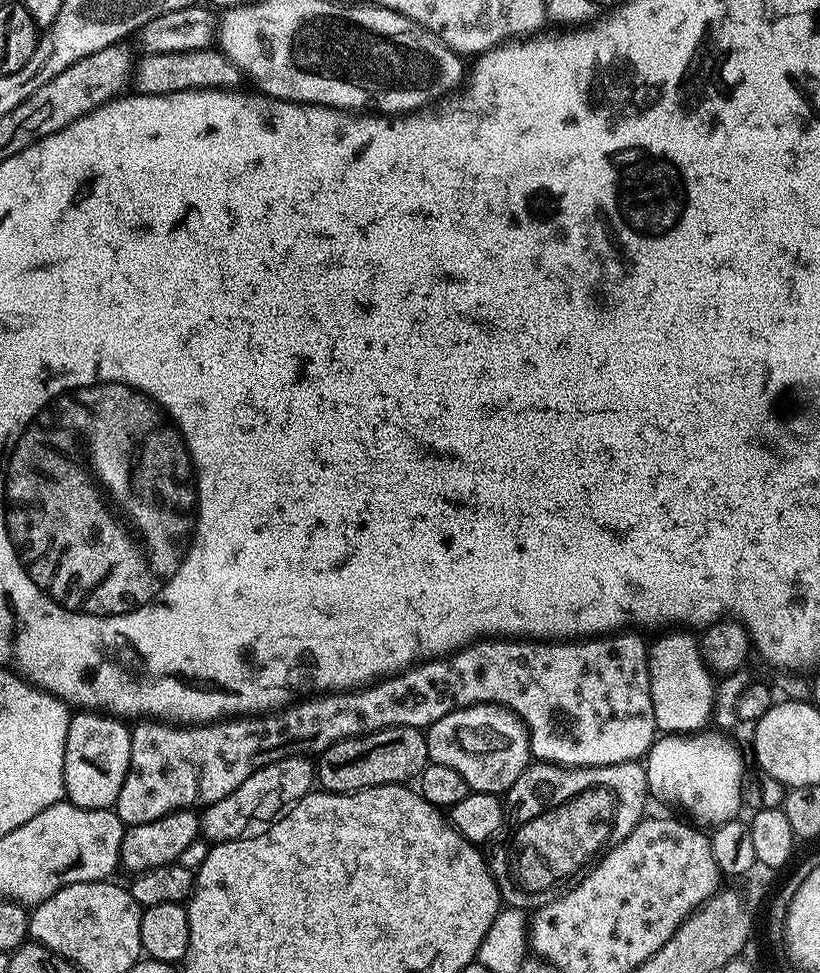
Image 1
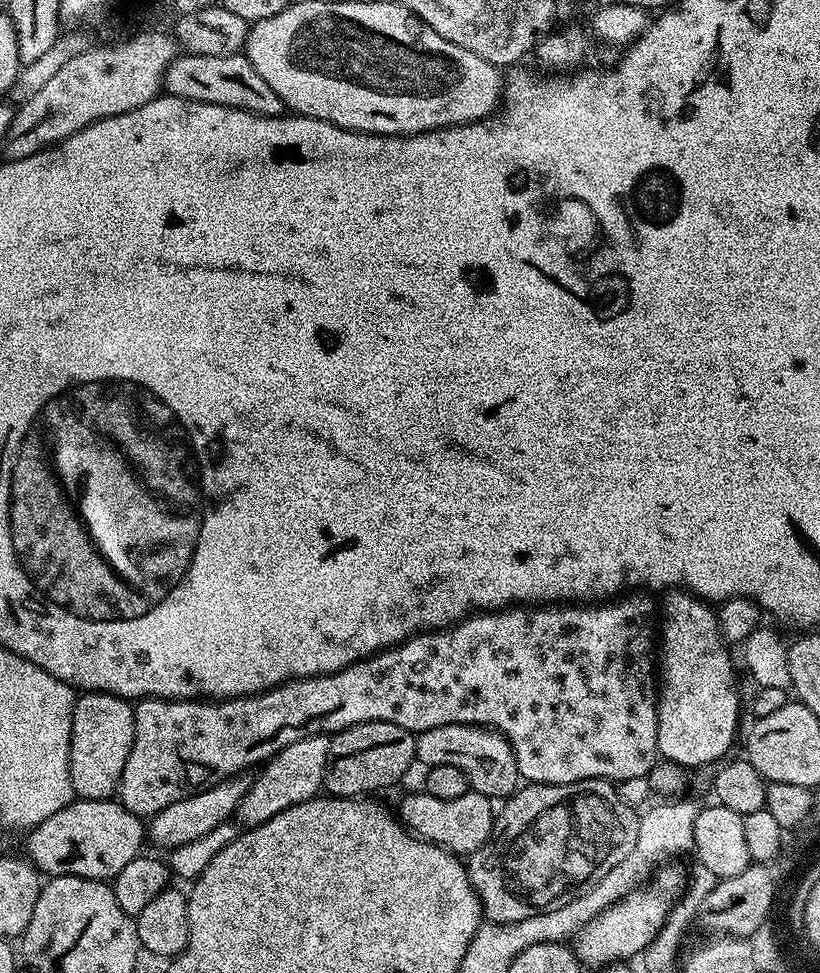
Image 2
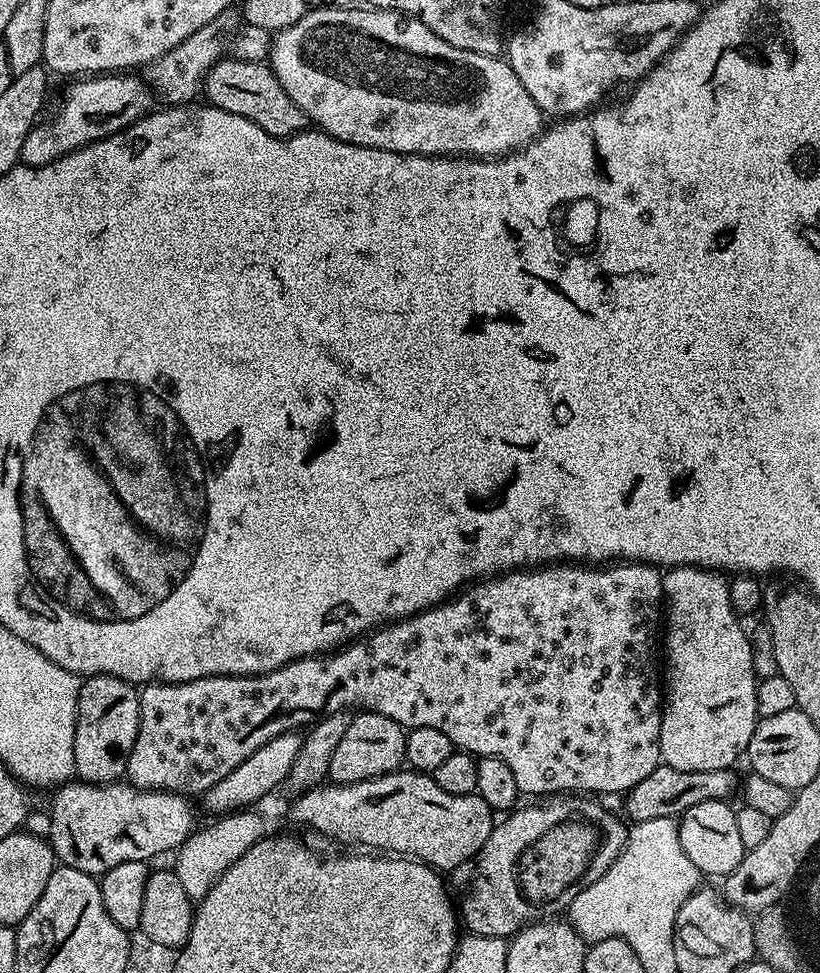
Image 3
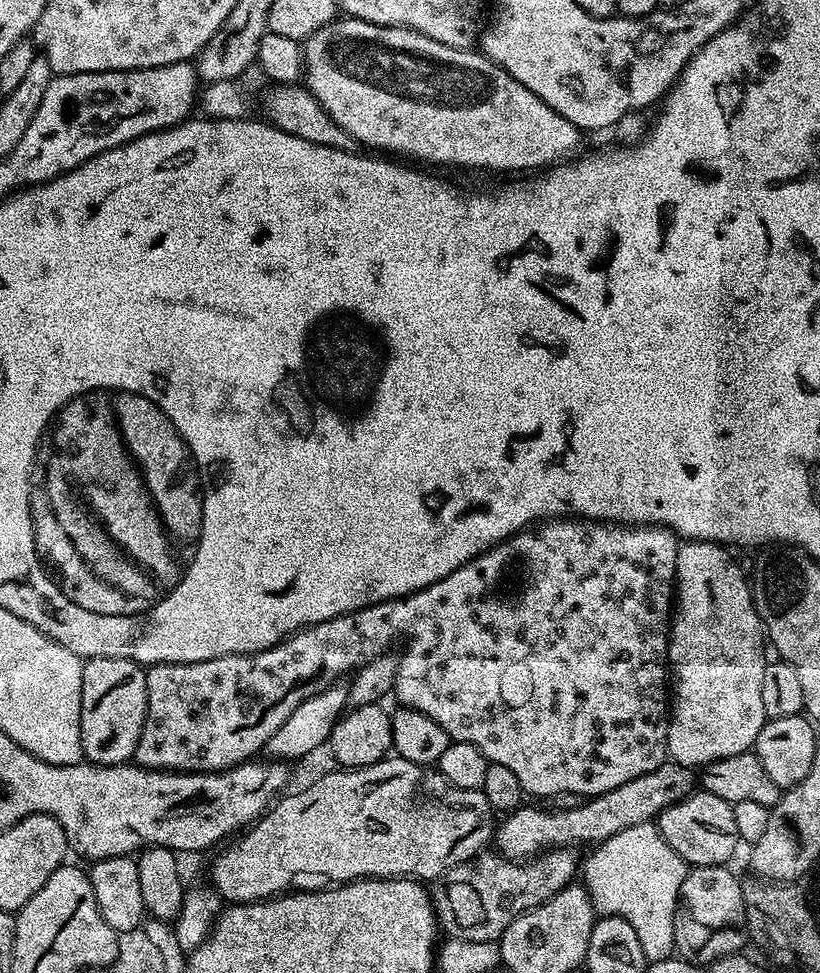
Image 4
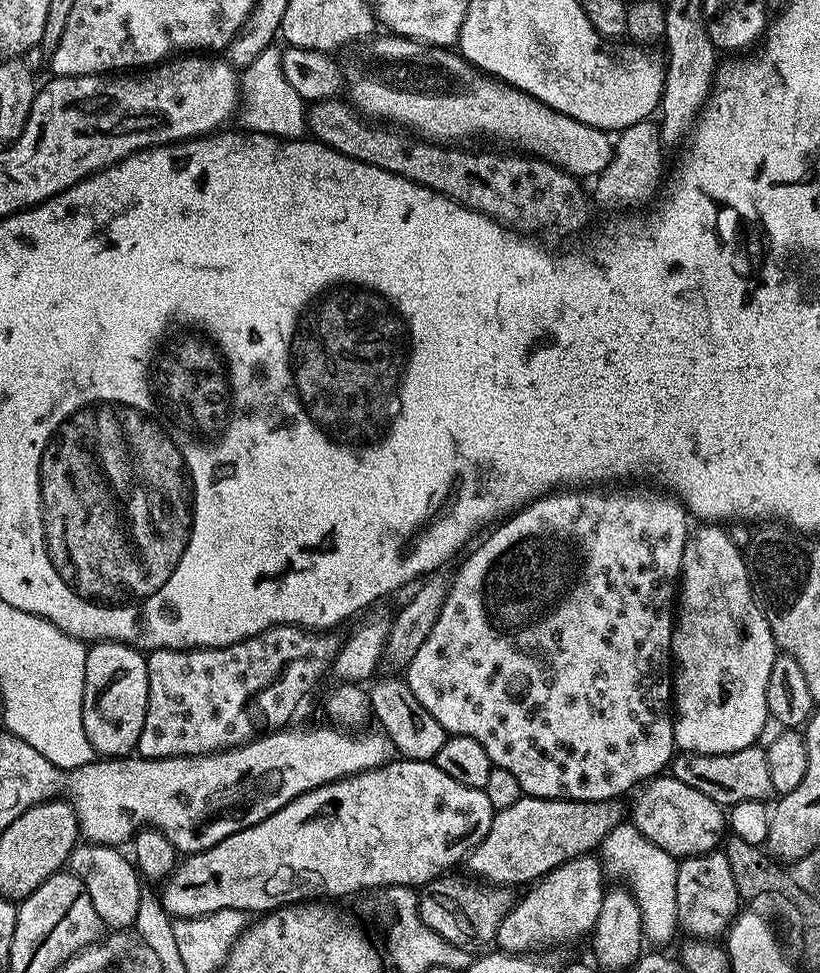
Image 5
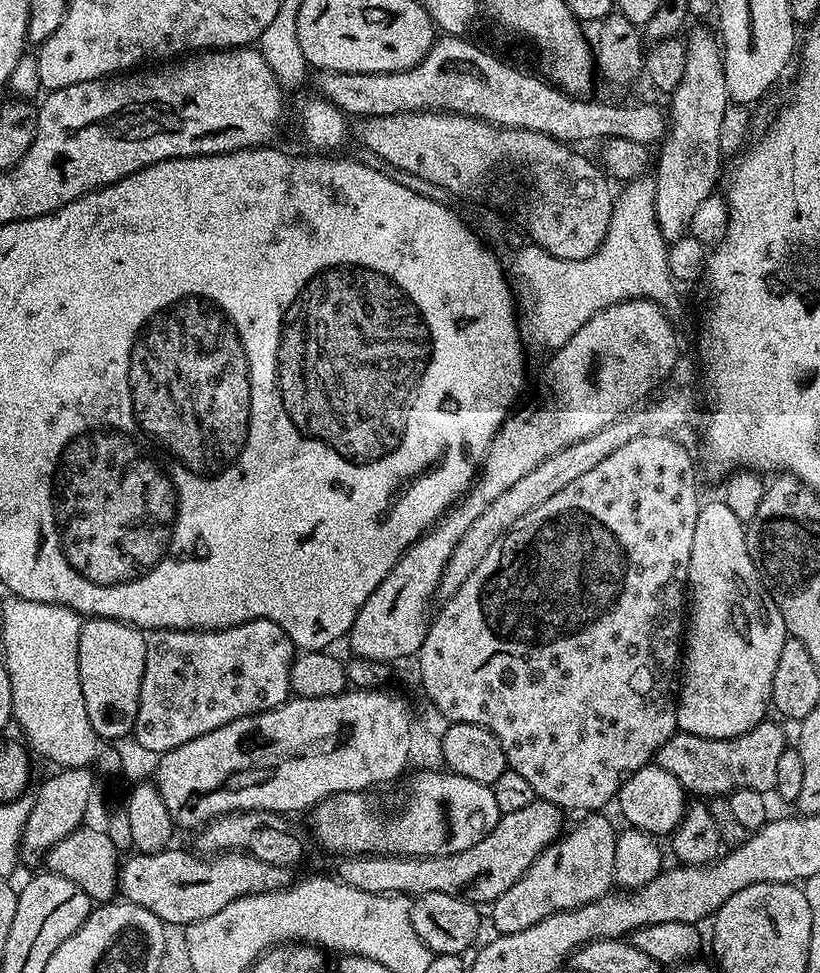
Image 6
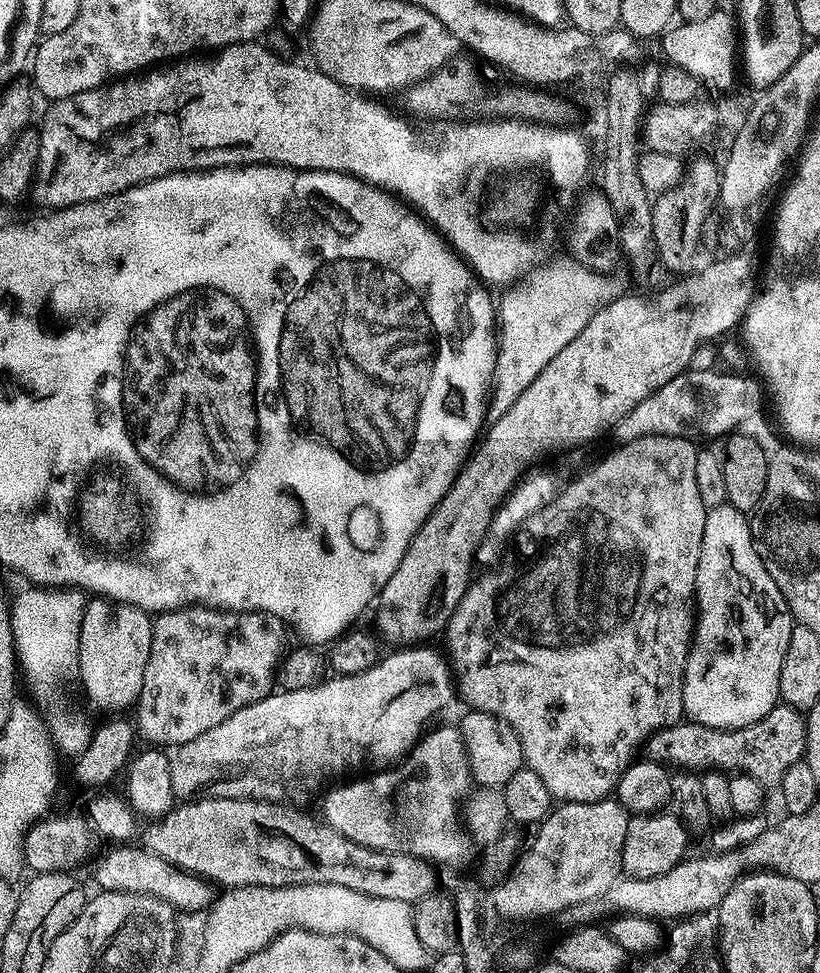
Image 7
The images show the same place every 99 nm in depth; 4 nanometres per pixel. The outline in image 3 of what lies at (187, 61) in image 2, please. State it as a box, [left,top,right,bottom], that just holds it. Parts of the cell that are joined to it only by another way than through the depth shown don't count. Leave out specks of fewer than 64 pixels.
[202,58,309,136]

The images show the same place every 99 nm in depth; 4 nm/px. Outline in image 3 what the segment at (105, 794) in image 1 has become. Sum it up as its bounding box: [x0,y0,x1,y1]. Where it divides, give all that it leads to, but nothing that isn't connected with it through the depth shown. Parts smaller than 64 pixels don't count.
[74,676,140,784]

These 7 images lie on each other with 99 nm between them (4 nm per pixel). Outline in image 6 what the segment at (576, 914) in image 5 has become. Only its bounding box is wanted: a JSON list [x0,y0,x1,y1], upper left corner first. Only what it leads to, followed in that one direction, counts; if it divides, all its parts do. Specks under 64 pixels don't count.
[490,814,618,934]

